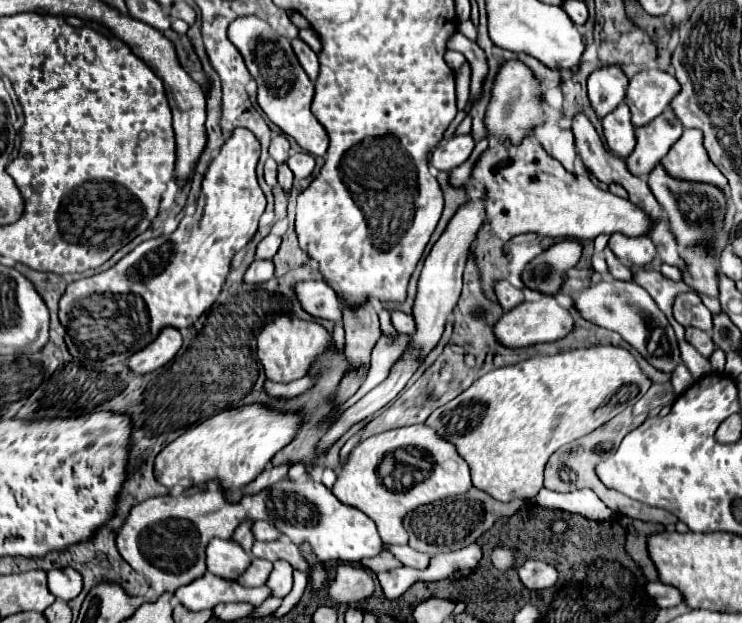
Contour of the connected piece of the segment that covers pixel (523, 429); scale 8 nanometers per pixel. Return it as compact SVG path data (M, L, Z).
M589 347L557 355L537 355L517 365L495 369L477 379L467 391L457 395L425 421L443 439L451 441L469 463L473 485L497 501L531 499L543 487L547 459L563 445L595 431L629 405L635 405L651 387L651 379L641 371L637 359L623 347Z

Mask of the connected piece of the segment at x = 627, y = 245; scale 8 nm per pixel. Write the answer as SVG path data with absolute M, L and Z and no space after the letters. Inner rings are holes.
M613 233L609 239L609 249L623 261L635 263L635 265L647 265L649 261L655 259L657 251L655 245L651 243L651 239L647 235L639 235L639 237L627 237L627 235L619 235Z

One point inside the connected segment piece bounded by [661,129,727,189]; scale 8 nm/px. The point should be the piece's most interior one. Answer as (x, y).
(688, 159)

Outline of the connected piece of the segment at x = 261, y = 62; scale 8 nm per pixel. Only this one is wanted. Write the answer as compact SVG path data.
M249 15L249 17L235 19L227 27L227 39L239 49L245 65L253 67L251 75L259 87L257 103L263 109L263 113L269 117L269 121L275 123L285 135L293 137L301 149L305 149L313 155L325 155L327 145L329 145L327 131L313 117L313 113L309 109L311 99L313 99L313 81L303 71L297 57L291 53L289 45L279 43L279 39L287 39L287 37L277 35L277 31L269 25L267 19Z

